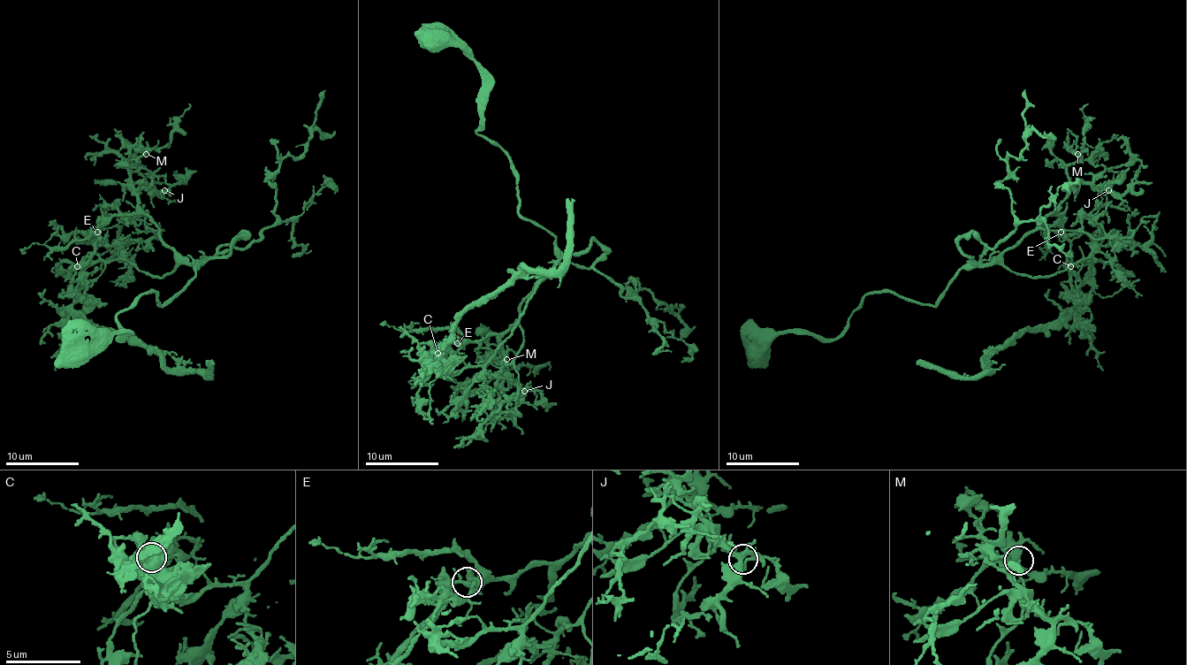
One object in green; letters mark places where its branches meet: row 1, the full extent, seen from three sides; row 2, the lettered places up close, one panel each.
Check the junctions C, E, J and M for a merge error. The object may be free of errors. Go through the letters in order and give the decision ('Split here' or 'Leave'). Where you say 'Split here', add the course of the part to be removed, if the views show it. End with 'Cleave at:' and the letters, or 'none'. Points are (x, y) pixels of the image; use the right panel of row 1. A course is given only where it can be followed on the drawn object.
C: Split here. Course of the part to remove: (1070, 267), (1072, 307), (1057, 320), (1017, 332), (990, 355), (988, 369), (983, 375), (954, 377), (916, 362)
E: Leave
J: Leave
M: Leave
Cleave at: C

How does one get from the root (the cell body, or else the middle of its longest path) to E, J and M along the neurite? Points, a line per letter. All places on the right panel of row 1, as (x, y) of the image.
E: (756, 360), (787, 331), (836, 338), (871, 293), (933, 305), (962, 269), (988, 267), (1050, 214), (1061, 232)
J: (756, 360), (787, 331), (836, 338), (871, 293), (933, 305), (962, 269), (988, 267), (1076, 185), (1108, 190)
M: (756, 360), (787, 331), (836, 338), (871, 293), (933, 305), (962, 269), (988, 267), (1053, 210), (1077, 154)

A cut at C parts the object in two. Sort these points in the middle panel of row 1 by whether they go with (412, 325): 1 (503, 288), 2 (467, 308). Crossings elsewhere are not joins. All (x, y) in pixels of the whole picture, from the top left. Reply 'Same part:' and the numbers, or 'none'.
Same part: none

